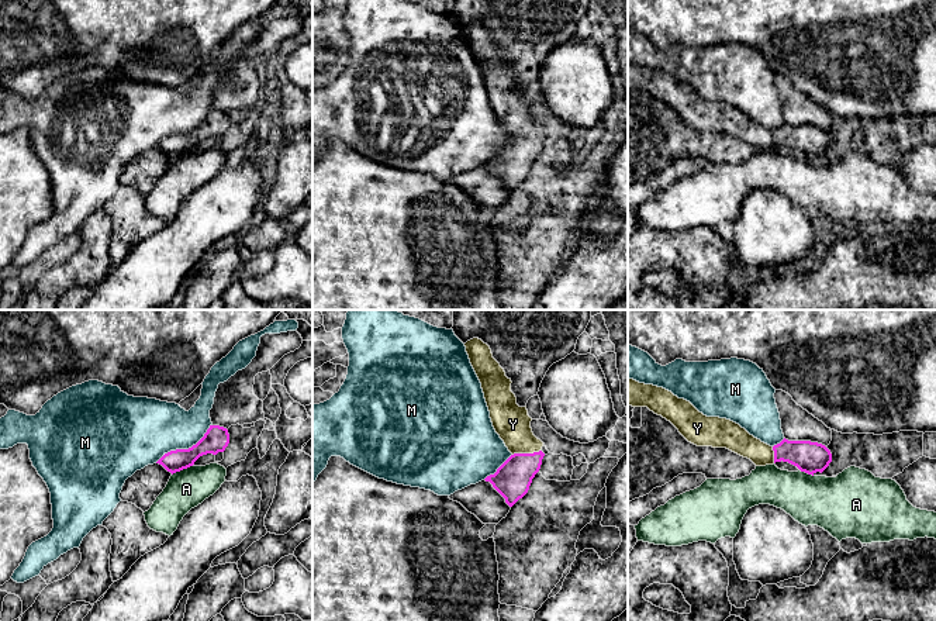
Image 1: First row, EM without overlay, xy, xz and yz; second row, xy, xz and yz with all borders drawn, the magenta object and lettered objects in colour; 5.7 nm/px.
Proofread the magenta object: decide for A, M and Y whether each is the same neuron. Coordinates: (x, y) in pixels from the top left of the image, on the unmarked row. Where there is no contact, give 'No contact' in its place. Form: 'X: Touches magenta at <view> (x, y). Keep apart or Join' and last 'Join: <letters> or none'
A: Touches magenta at xy (182, 154). Keep apart
M: Touches magenta at xy (185, 134). Keep apart
Y: Touches magenta at xz (525, 138). Join
Join: Y

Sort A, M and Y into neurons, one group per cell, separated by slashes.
A / M / Y

